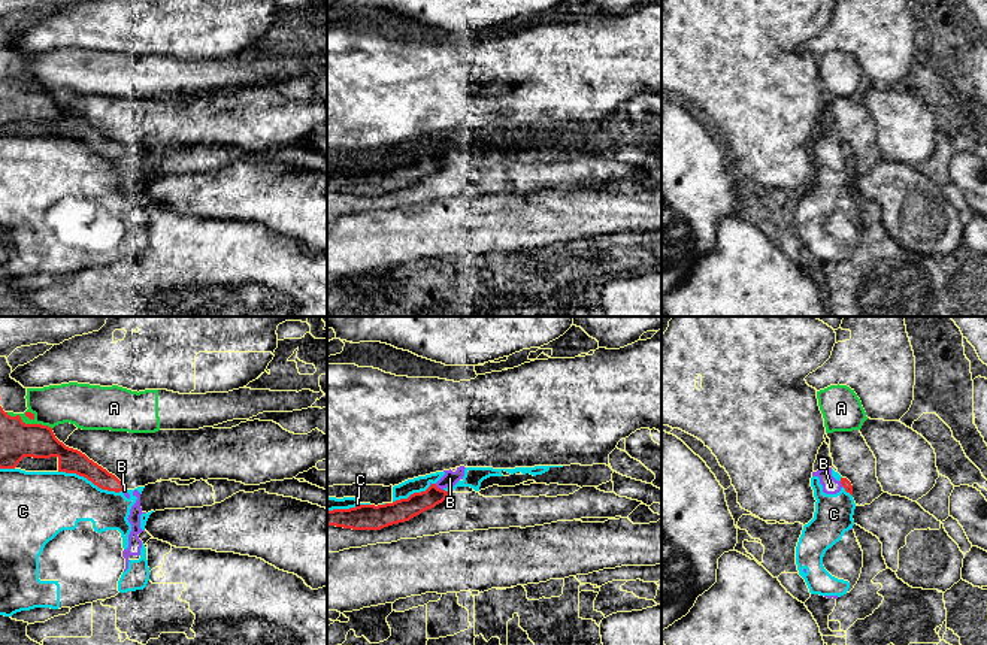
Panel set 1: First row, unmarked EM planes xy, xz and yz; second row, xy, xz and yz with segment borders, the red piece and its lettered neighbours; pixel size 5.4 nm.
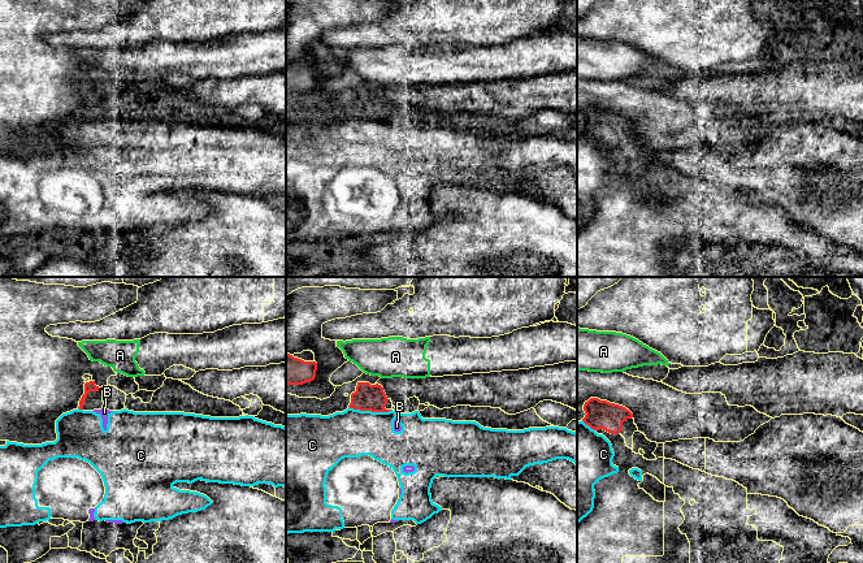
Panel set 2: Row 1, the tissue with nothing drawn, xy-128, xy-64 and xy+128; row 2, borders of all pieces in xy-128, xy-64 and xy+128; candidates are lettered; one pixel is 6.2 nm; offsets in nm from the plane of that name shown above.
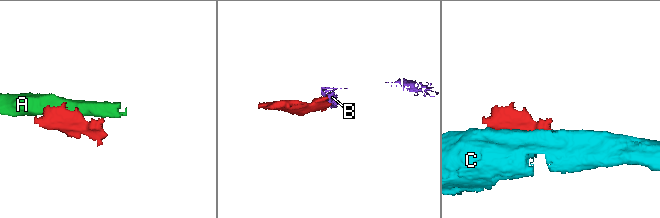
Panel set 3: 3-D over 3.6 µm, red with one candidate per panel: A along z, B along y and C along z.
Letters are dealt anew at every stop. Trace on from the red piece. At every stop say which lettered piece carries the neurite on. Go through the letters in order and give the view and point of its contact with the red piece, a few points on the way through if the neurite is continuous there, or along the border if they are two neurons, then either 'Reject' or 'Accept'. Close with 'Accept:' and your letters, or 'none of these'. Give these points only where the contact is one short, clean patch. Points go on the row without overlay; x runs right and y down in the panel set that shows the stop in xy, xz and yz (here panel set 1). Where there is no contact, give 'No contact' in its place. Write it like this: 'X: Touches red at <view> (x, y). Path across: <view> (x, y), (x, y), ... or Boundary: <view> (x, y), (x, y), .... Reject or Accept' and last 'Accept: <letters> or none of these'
A: Touches red at xy (29, 90). Reject
B: Touches red at xz (439, 154). Reject
C: Touches red at xy (90, 145). Reject
Accept: none of these

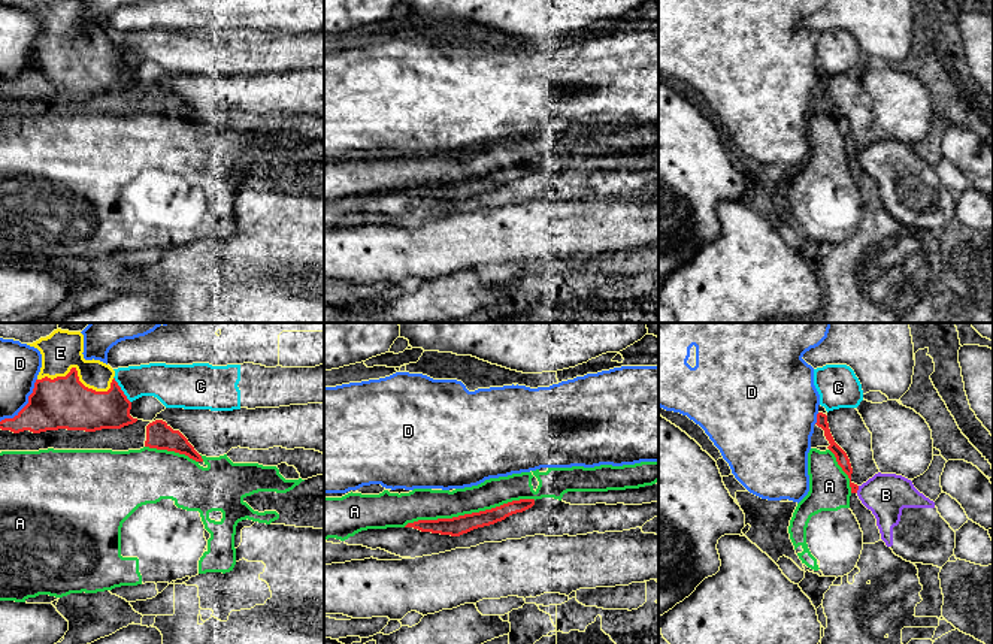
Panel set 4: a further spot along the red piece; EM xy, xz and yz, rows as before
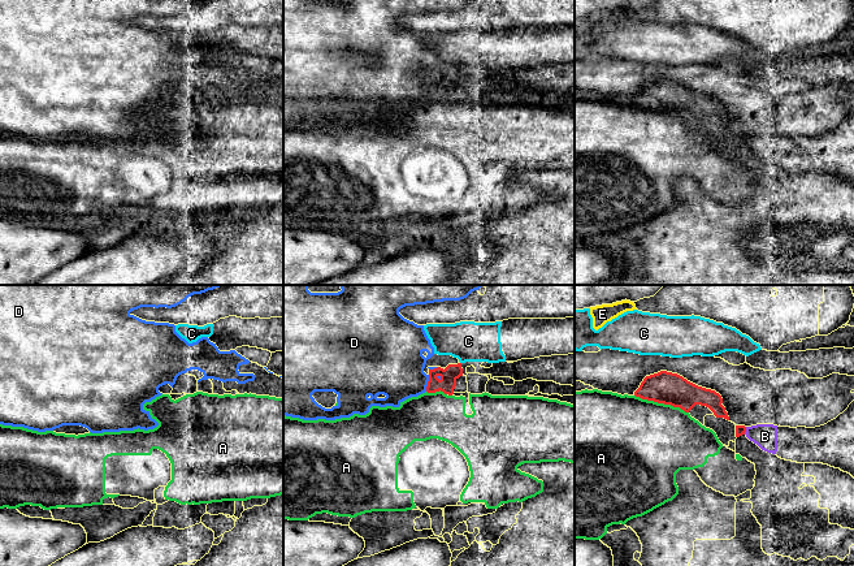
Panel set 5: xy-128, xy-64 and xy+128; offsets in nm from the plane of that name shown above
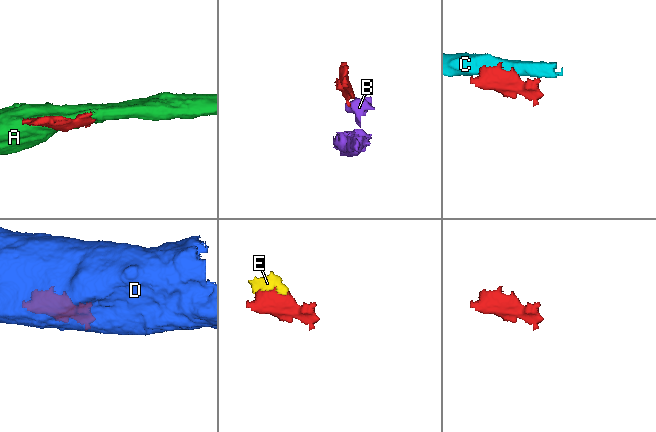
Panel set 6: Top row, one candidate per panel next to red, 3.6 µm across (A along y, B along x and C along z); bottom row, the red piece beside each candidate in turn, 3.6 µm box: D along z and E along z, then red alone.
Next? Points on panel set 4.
A: Touches red at xz (469, 180). Reject
B: Touches red at yz (857, 154). Reject
C: Touches red at xy (121, 56). Reject
D: Touches red at xy (27, 69). Reject
E: Touches red at xy (76, 41). Accept
Accept: E

